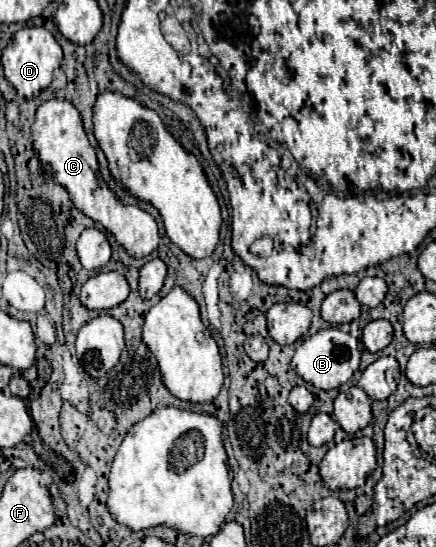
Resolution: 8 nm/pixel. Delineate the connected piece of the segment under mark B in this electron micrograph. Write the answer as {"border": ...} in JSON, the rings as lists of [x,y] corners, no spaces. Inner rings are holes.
{"border":[[[336,327],[322,329],[316,335],[304,339],[304,343],[296,349],[292,357],[292,369],[310,385],[316,389],[338,389],[344,385],[360,367],[360,349],[358,349],[358,339],[354,339],[350,333],[344,333]]]}

